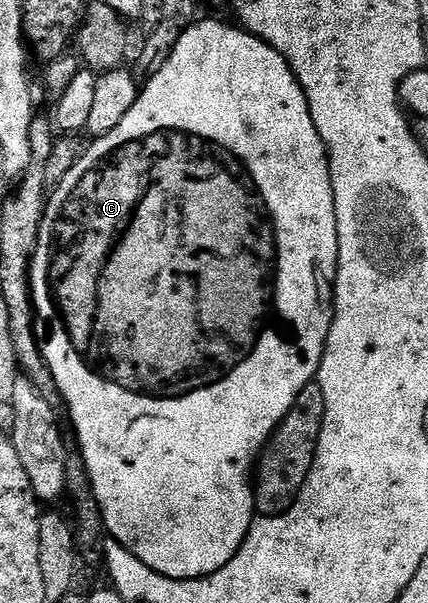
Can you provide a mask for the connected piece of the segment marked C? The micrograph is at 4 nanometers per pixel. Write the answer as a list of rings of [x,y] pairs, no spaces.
[[[195,21],[180,36],[174,54],[168,56],[165,70],[149,79],[150,86],[143,85],[140,90],[140,100],[126,118],[120,121],[115,133],[106,134],[95,141],[94,150],[83,149],[82,159],[72,168],[70,177],[61,186],[49,191],[48,201],[42,211],[42,222],[38,225],[38,243],[34,248],[34,257],[30,259],[30,296],[34,300],[34,335],[38,337],[38,348],[42,351],[44,360],[56,380],[58,390],[62,393],[65,409],[70,409],[70,418],[74,421],[72,427],[76,435],[77,448],[86,462],[86,470],[90,474],[96,500],[102,510],[102,522],[105,533],[115,538],[124,549],[132,552],[148,568],[160,572],[169,578],[203,578],[214,574],[244,544],[250,526],[256,521],[254,509],[254,487],[252,471],[263,453],[264,447],[271,441],[278,425],[288,416],[292,404],[296,404],[296,396],[306,386],[311,385],[318,377],[318,369],[326,354],[328,332],[334,319],[334,278],[338,275],[338,229],[336,228],[336,200],[332,190],[330,175],[330,158],[326,155],[324,140],[320,140],[320,132],[316,132],[316,124],[312,124],[312,112],[308,108],[308,100],[292,72],[292,68],[266,42],[261,42],[254,34],[237,25],[229,26],[226,22]]]

